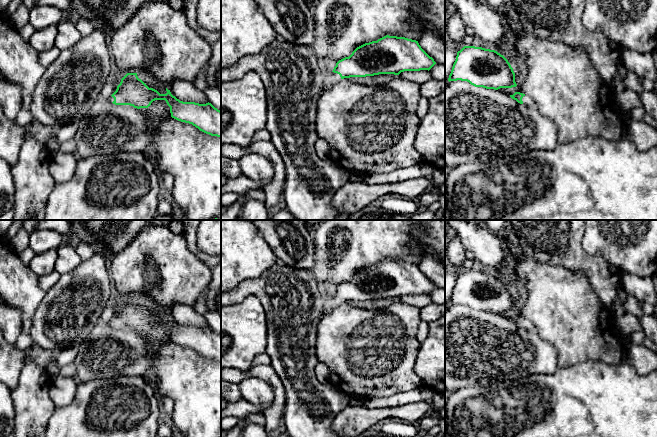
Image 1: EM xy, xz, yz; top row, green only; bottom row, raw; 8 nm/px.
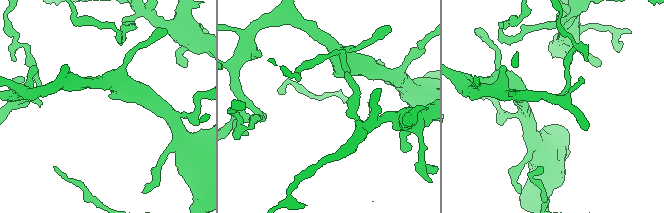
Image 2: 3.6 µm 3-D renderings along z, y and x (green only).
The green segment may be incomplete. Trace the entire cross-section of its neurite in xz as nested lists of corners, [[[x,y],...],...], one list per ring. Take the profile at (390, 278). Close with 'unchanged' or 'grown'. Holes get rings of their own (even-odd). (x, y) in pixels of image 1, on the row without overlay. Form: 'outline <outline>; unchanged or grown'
outline [[[386,259],[357,271],[349,281],[339,284],[332,300],[325,302],[323,316],[344,302],[429,295],[435,288],[418,265]]]; grown

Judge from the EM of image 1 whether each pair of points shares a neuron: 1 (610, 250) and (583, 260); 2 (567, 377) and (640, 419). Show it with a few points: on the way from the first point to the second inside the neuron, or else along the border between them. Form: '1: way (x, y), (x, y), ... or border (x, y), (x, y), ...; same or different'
1: border (582, 236), (582, 247), (615, 269); different
2: way (585, 395), (609, 419), (622, 419); same

